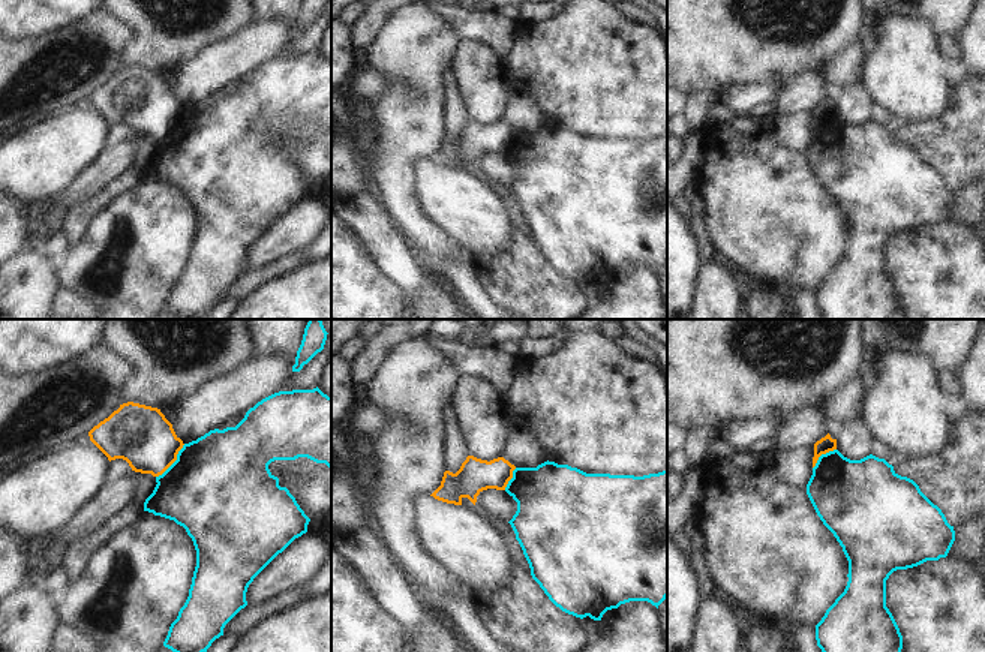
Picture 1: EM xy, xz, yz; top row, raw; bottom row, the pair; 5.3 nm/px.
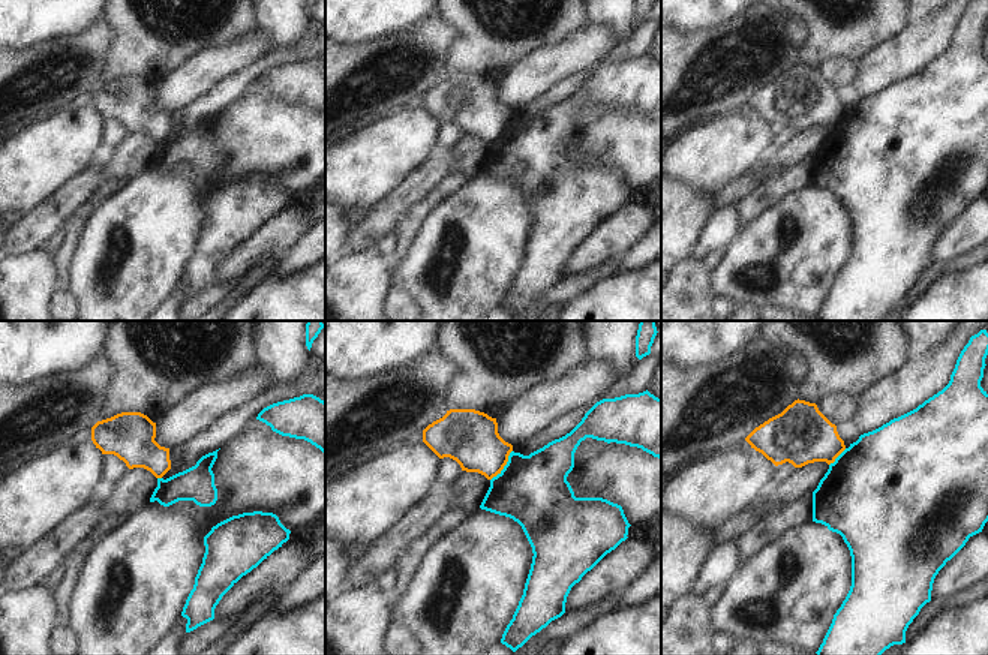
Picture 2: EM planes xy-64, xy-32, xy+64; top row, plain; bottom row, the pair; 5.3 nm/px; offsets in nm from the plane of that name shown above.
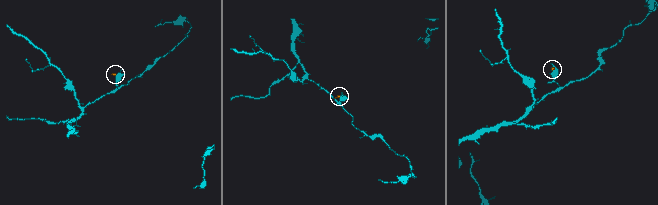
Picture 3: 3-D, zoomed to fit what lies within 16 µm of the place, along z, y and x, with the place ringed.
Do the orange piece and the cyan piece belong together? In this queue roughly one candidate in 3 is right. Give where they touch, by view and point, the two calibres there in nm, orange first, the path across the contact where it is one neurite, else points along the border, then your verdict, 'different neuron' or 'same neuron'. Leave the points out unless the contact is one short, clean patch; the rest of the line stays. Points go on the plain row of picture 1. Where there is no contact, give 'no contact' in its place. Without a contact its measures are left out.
xy (173, 126) | 320/480 nm | along xy (185, 108), (177, 122), (156, 141) | different neuron

